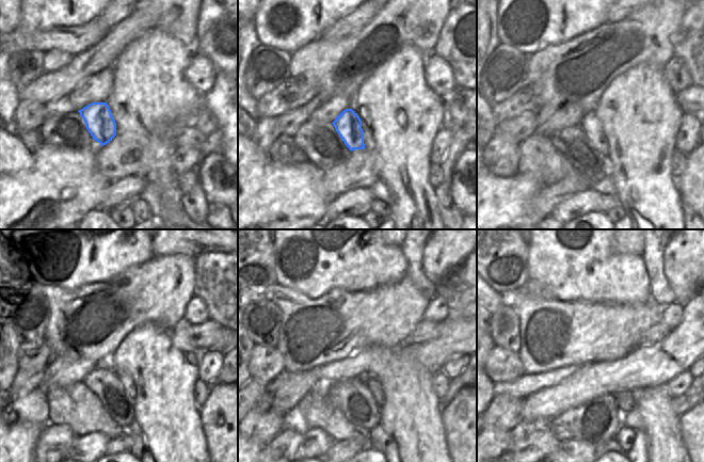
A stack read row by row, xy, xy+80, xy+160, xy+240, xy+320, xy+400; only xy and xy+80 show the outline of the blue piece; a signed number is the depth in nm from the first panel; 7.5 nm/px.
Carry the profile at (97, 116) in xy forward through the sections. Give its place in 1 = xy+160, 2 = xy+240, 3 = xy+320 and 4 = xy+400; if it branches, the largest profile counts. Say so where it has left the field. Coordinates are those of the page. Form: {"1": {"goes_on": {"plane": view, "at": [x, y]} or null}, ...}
{"1": {"goes_on": {"plane": "xy+160", "at": [590, 124]}}, "2": {"goes_on": {"plane": "xy+240", "at": [127, 382]}}, "3": {"goes_on": {"plane": "xy+320", "at": [373, 385]}}, "4": {"goes_on": {"plane": "xy+400", "at": [625, 400]}}}

